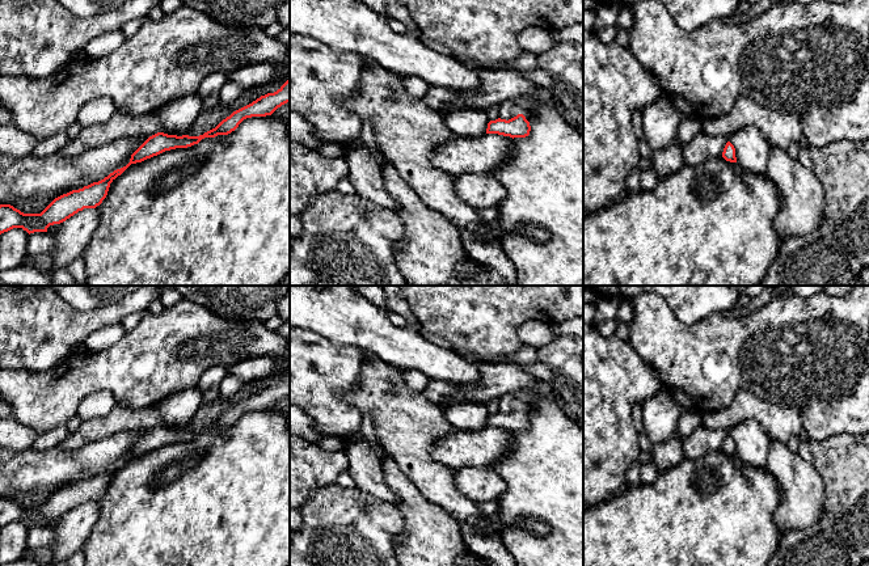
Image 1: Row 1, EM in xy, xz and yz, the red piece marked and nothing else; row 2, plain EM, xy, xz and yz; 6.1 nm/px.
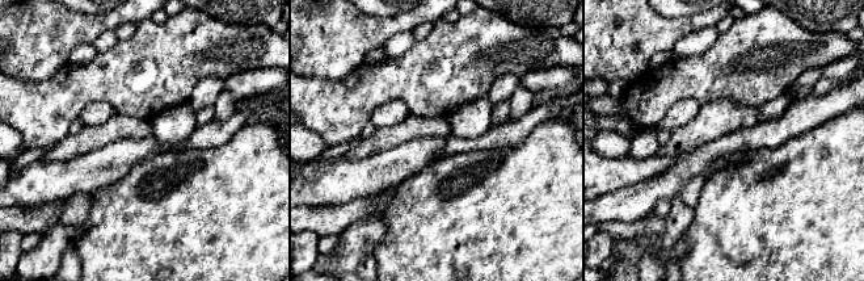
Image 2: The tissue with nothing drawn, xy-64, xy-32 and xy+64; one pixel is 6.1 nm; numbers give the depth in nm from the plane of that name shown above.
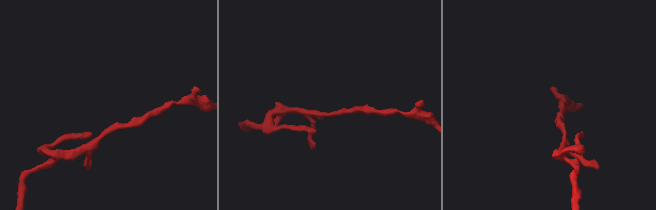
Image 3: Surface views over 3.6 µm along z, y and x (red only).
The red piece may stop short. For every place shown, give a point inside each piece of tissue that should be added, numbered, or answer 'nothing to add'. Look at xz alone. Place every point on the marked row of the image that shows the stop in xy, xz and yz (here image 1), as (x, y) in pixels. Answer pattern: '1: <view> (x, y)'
nothing to add

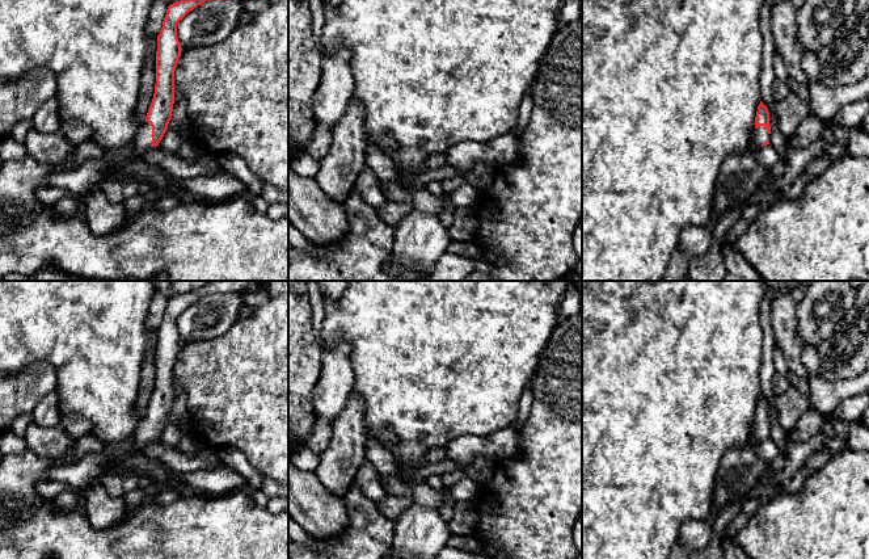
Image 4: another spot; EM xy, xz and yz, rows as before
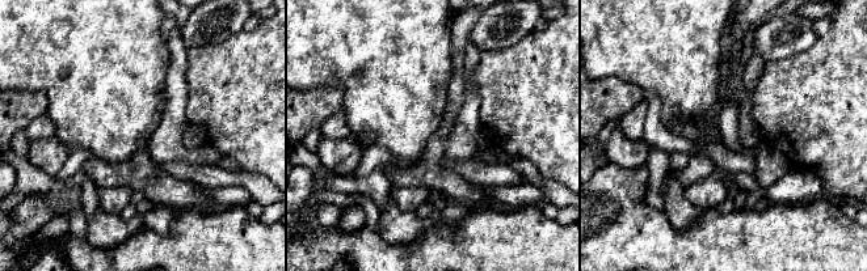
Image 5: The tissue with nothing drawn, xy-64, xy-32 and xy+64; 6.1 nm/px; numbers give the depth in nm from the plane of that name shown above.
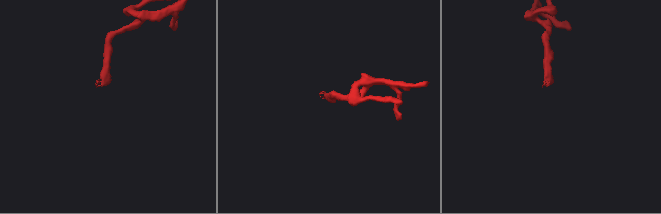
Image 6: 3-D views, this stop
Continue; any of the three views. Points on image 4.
1: xy (136, 167)

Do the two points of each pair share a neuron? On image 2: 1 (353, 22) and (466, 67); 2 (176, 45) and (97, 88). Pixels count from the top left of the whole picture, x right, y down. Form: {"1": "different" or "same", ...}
{"1": "different", "2": "same"}

